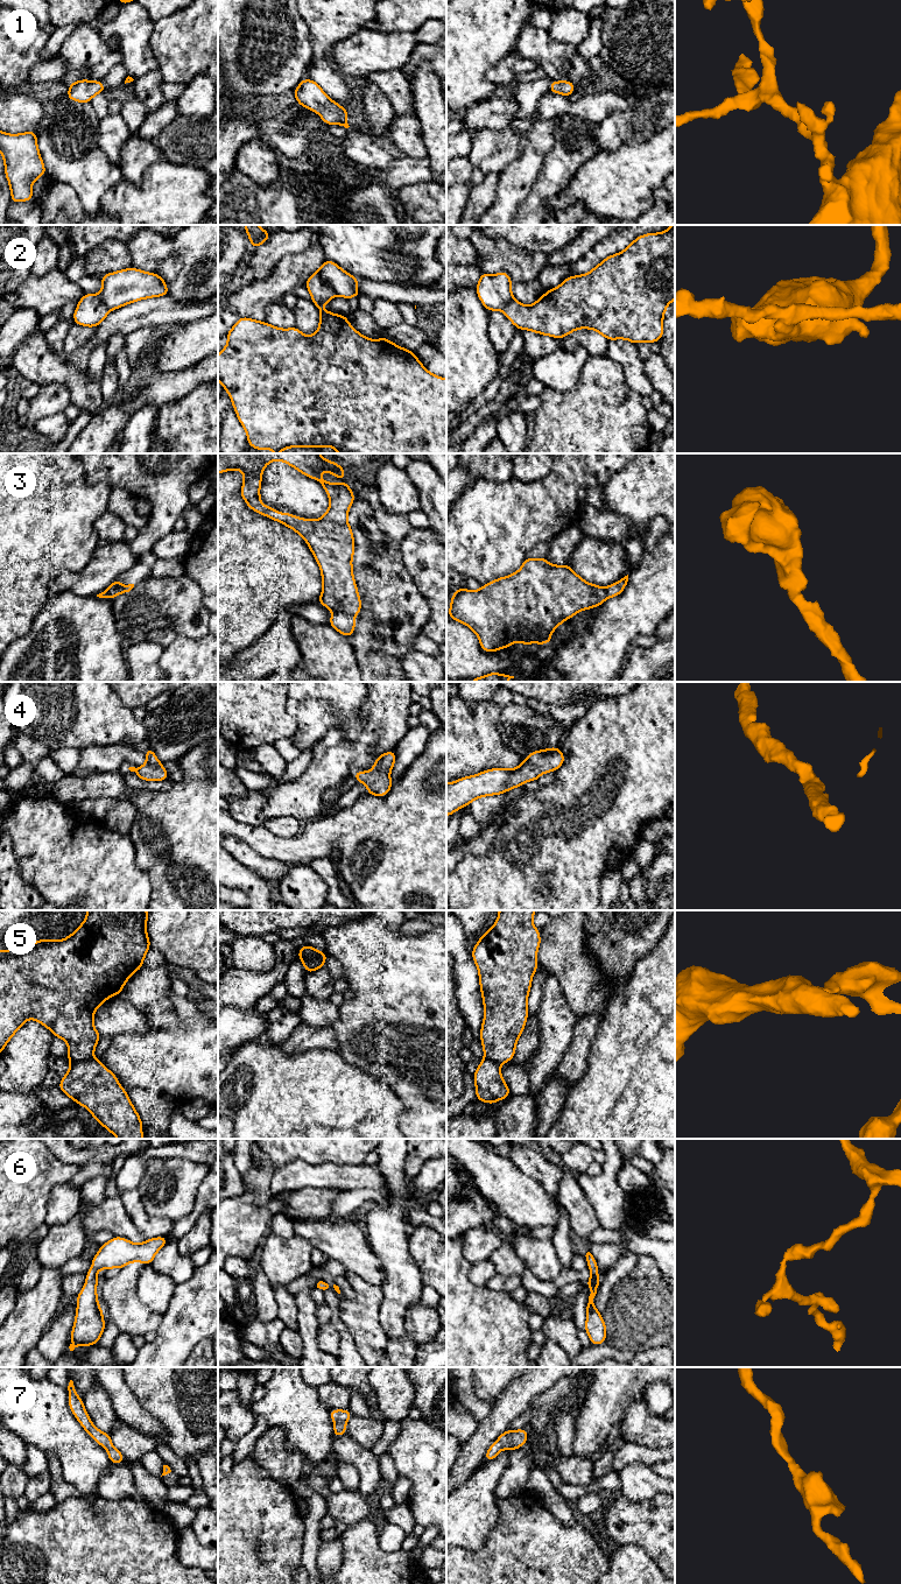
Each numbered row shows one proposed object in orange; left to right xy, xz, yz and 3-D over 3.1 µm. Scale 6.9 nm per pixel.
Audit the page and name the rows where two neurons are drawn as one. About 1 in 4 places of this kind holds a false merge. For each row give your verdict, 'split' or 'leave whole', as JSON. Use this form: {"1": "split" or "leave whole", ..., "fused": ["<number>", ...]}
{"1": "leave whole", "2": "split", "3": "leave whole", "4": "leave whole", "5": "split", "6": "leave whole", "7": "leave whole", "fused": ["2", "5"]}

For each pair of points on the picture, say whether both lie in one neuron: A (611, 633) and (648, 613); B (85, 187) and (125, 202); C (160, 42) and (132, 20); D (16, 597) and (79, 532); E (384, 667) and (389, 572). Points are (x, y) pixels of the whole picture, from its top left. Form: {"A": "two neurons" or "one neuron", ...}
{"A": "one neuron", "B": "two neurons", "C": "two neurons", "D": "one neuron", "E": "one neuron"}

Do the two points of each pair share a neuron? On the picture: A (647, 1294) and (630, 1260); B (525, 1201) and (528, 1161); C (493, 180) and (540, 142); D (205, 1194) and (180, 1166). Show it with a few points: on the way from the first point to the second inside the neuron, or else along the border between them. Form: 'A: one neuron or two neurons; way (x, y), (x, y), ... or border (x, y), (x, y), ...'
A: two neurons; border (640, 1257), (635, 1269), (625, 1275), (613, 1287)
B: two neurons; border (507, 1156), (548, 1192)
C: two neurons; border (500, 174), (497, 196), (492, 202)
D: two neurons; border (205, 1176), (198, 1189), (191, 1213)

